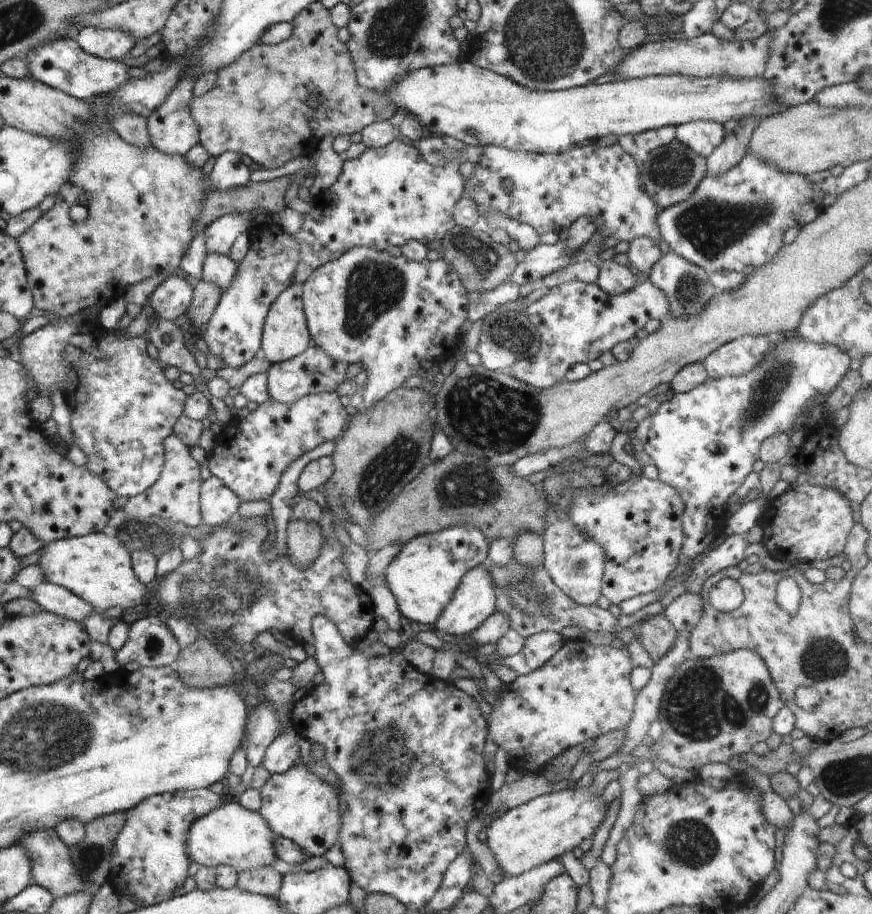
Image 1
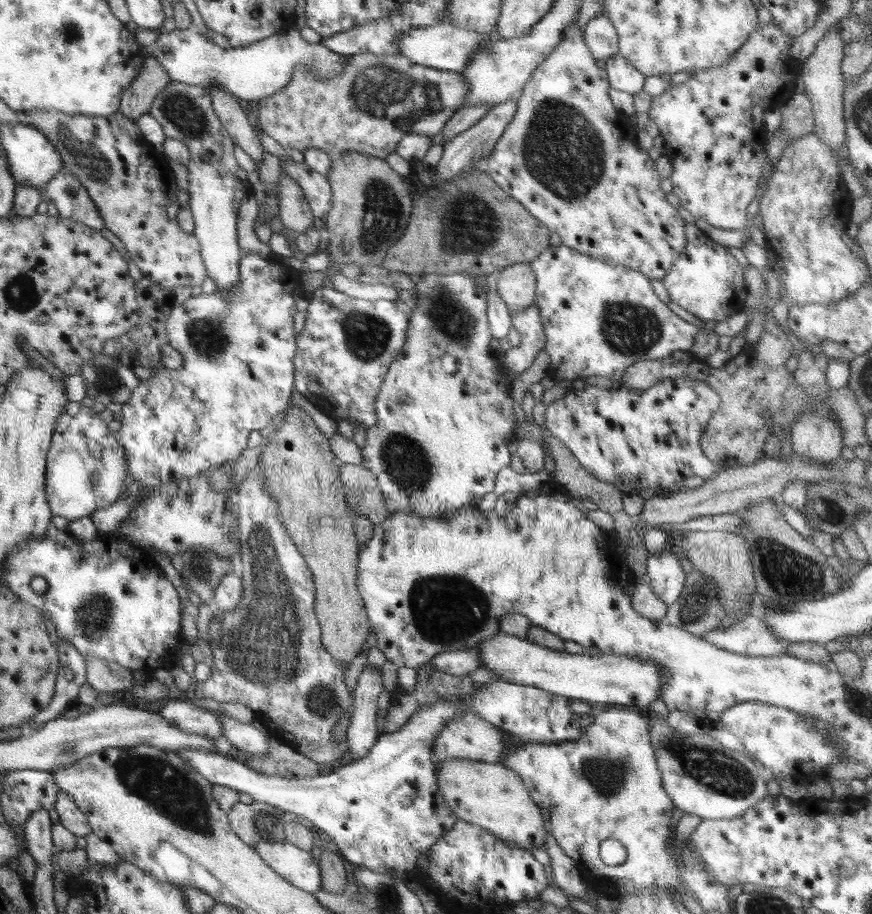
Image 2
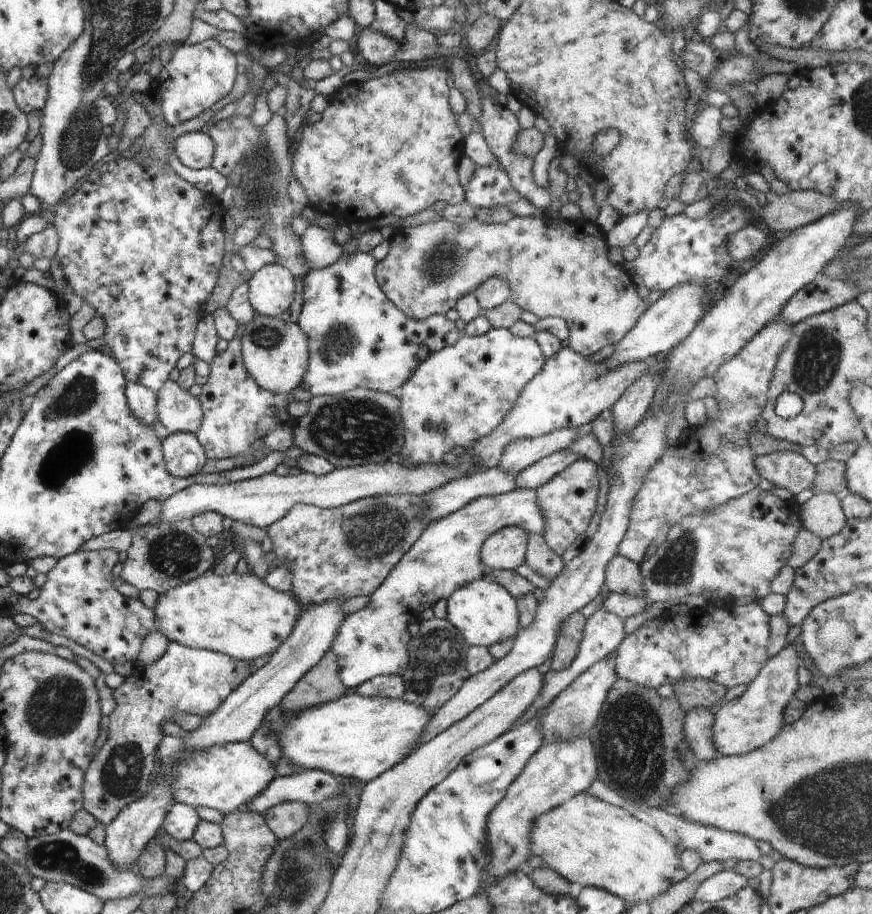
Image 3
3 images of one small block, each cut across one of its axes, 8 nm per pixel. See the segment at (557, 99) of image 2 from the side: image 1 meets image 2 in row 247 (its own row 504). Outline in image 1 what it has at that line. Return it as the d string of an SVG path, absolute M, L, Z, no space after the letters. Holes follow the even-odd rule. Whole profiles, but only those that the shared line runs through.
M631 473L626 482L616 484L610 490L602 490L602 485L599 483L588 488L581 488L572 496L572 502L568 504L568 514L572 522L576 524L576 528L588 534L606 552L601 592L611 604L618 606L624 600L660 588L678 565L677 561L684 542L681 525L684 502L672 486L662 484L659 479L651 480L644 474L638 476L638 474Z

